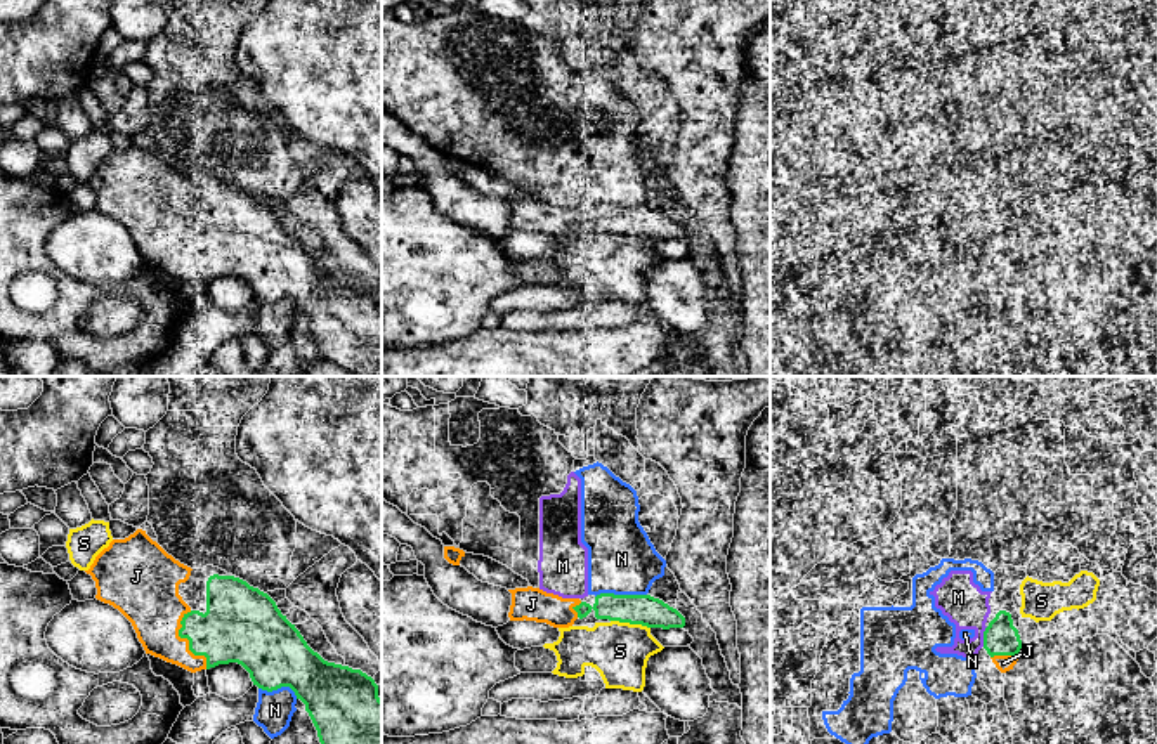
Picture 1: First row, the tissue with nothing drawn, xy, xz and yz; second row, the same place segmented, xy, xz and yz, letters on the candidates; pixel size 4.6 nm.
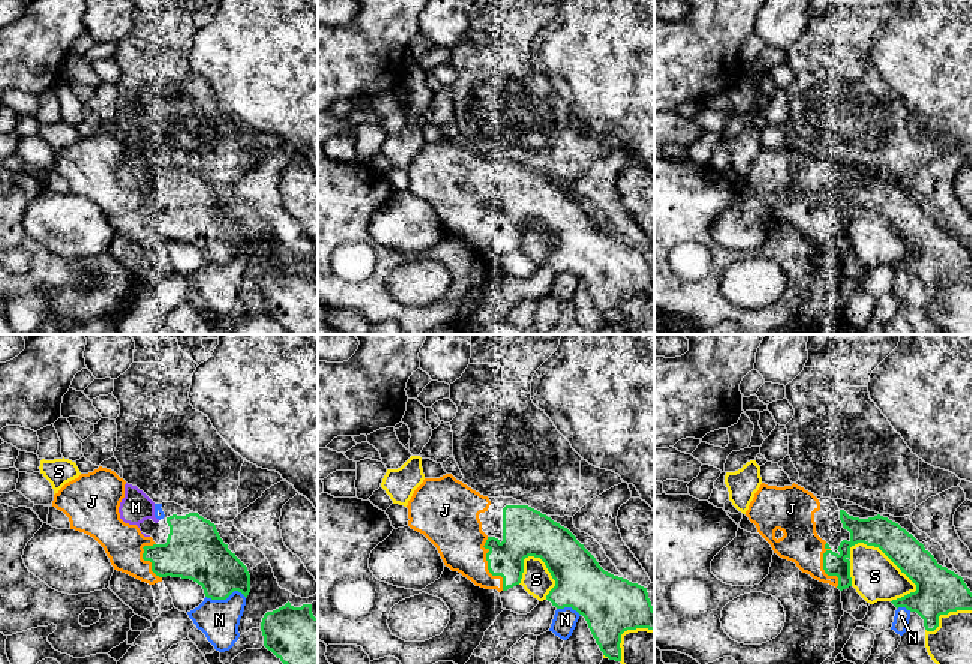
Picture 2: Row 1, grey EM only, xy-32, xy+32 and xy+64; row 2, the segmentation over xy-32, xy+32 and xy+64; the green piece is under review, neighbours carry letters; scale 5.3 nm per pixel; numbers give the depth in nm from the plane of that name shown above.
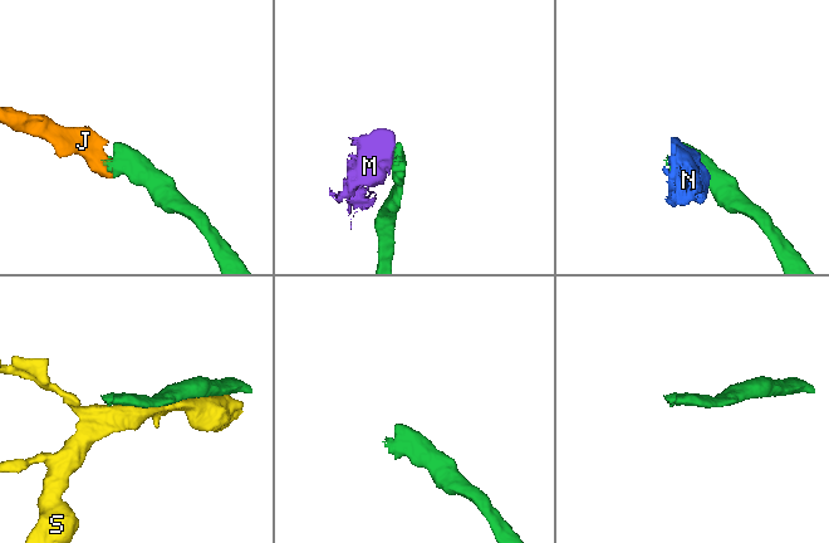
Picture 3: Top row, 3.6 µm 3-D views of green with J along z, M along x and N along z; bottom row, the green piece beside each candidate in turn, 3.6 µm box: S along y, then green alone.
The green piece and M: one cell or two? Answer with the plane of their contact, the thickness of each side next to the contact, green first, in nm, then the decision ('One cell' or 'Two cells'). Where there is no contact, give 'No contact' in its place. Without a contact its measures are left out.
Touches green in yz. Thickness 160 nm (green) against 200 nm. Two cells

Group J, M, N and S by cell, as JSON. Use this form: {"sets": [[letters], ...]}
{"sets": [["J"], ["M", "N"], ["S"]]}

